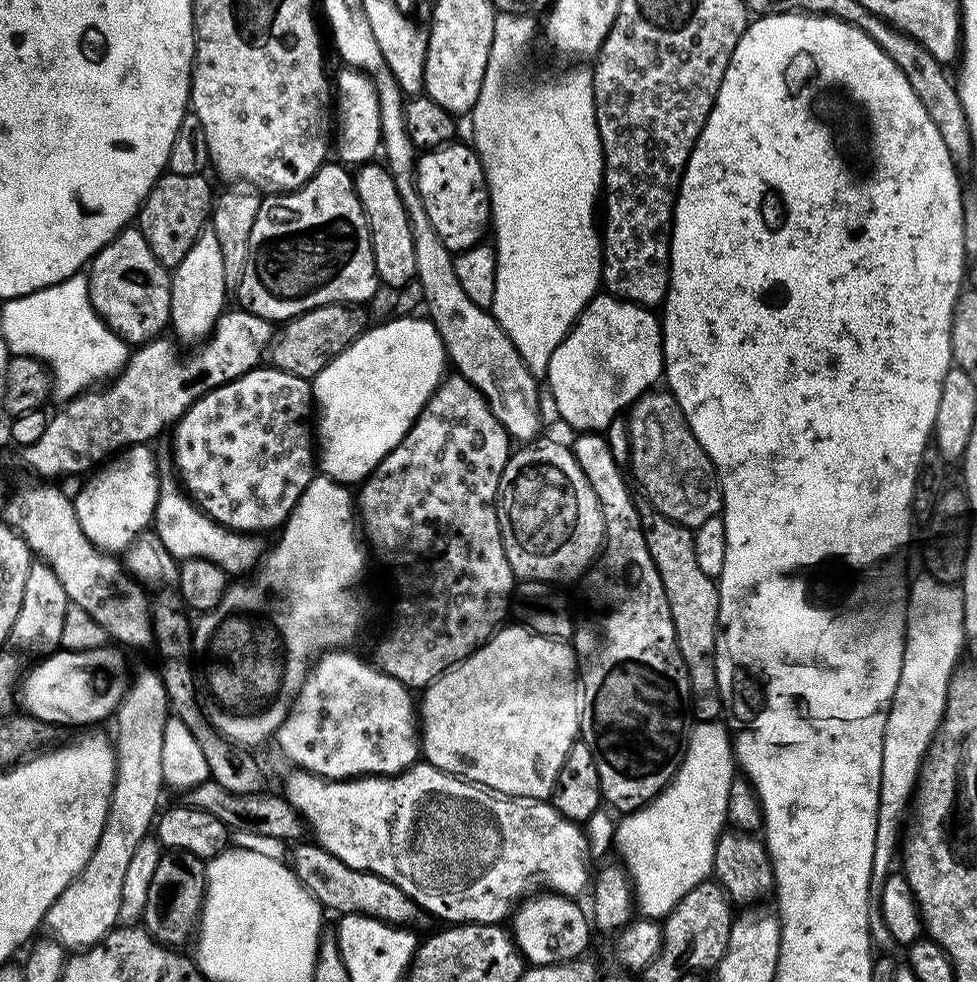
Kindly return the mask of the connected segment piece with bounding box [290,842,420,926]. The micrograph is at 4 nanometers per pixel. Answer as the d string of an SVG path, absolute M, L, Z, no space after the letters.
M302 842L293 848L295 850L290 859L293 871L325 909L336 910L339 915L372 916L397 926L411 925L420 915L416 903L389 880L366 871L354 870L315 843Z

